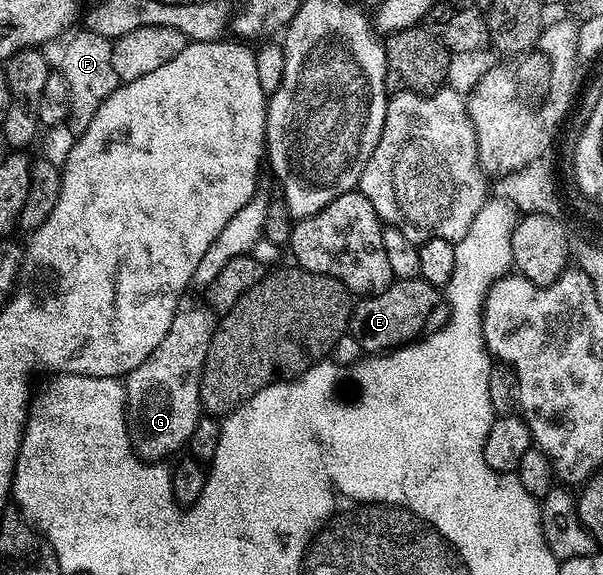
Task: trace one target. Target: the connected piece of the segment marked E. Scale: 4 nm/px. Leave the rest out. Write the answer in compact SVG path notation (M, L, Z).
M419 277L392 280L380 293L364 296L360 301L363 302L352 308L349 333L357 339L357 343L361 343L367 355L382 355L404 345L414 345L424 335L444 325L449 312L446 300L441 299L440 290Z

